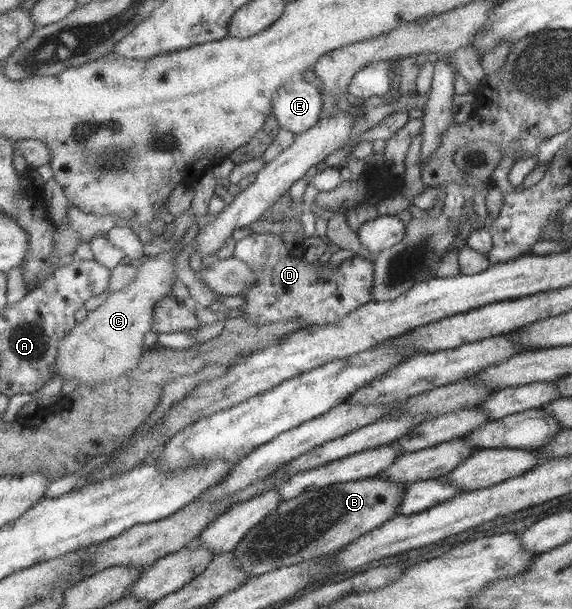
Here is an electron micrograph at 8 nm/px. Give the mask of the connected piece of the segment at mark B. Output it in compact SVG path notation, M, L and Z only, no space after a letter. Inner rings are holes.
M367 477L328 484L279 502L279 506L255 524L232 548L237 569L248 579L277 568L300 564L346 546L395 516L407 484L388 478Z

